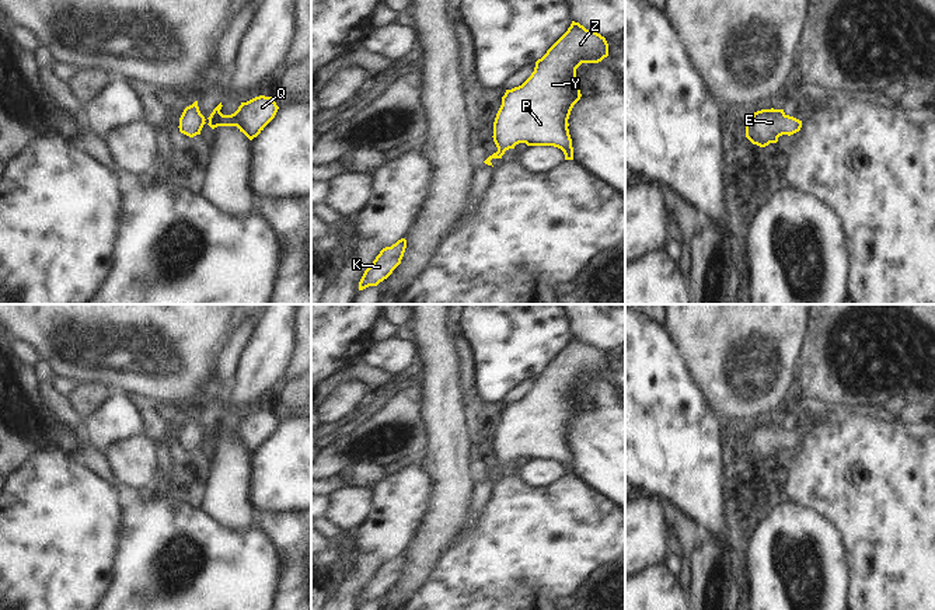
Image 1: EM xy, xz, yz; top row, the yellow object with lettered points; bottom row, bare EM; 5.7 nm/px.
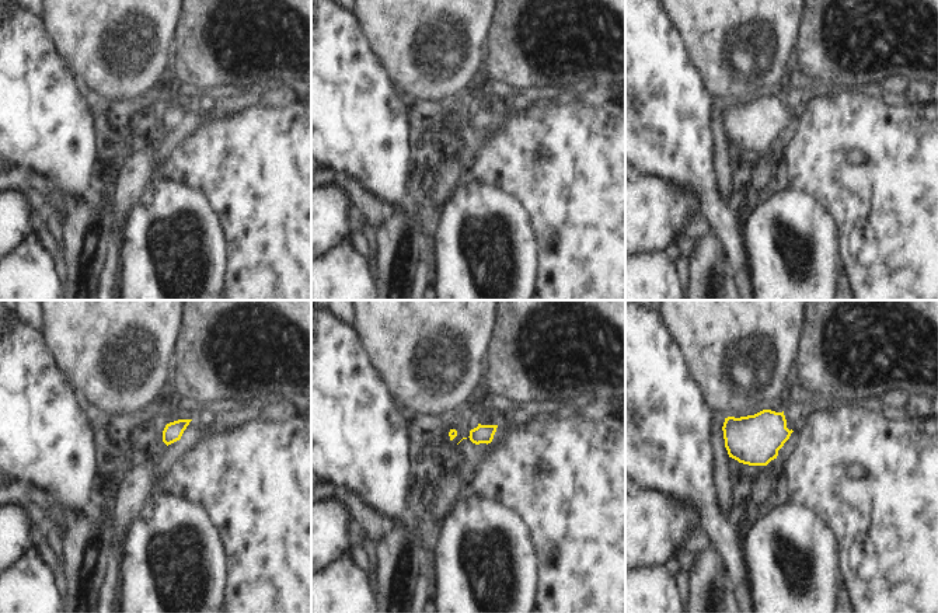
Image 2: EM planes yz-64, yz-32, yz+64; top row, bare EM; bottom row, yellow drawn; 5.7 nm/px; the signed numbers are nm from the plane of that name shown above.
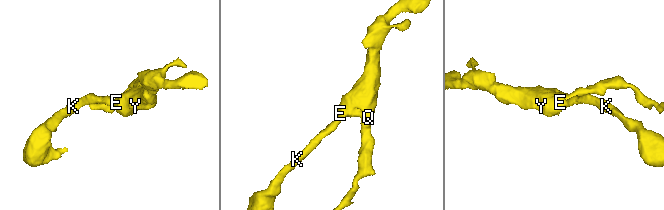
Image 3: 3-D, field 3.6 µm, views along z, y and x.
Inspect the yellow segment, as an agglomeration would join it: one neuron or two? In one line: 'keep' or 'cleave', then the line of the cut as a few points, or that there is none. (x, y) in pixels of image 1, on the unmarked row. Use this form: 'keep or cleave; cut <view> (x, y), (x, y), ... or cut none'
keep; cut none

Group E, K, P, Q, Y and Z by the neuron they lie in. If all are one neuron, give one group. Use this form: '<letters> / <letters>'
E K P Q Y Z

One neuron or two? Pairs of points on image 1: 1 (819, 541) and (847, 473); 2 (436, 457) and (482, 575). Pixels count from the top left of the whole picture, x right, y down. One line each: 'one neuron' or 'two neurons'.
1: two neurons
2: two neurons

